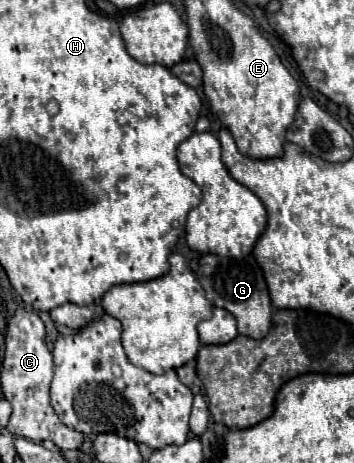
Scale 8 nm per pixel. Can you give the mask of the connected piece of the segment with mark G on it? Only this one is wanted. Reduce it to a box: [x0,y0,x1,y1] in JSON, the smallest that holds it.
[197,254,273,340]

